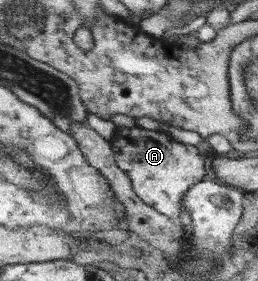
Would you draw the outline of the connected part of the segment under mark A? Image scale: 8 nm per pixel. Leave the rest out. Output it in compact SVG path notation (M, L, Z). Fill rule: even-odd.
M142 122L137 127L121 127L112 140L117 164L132 178L137 195L145 203L157 208L163 215L177 221L183 211L183 200L191 186L203 181L207 175L202 147L175 140L173 136L150 130Z

